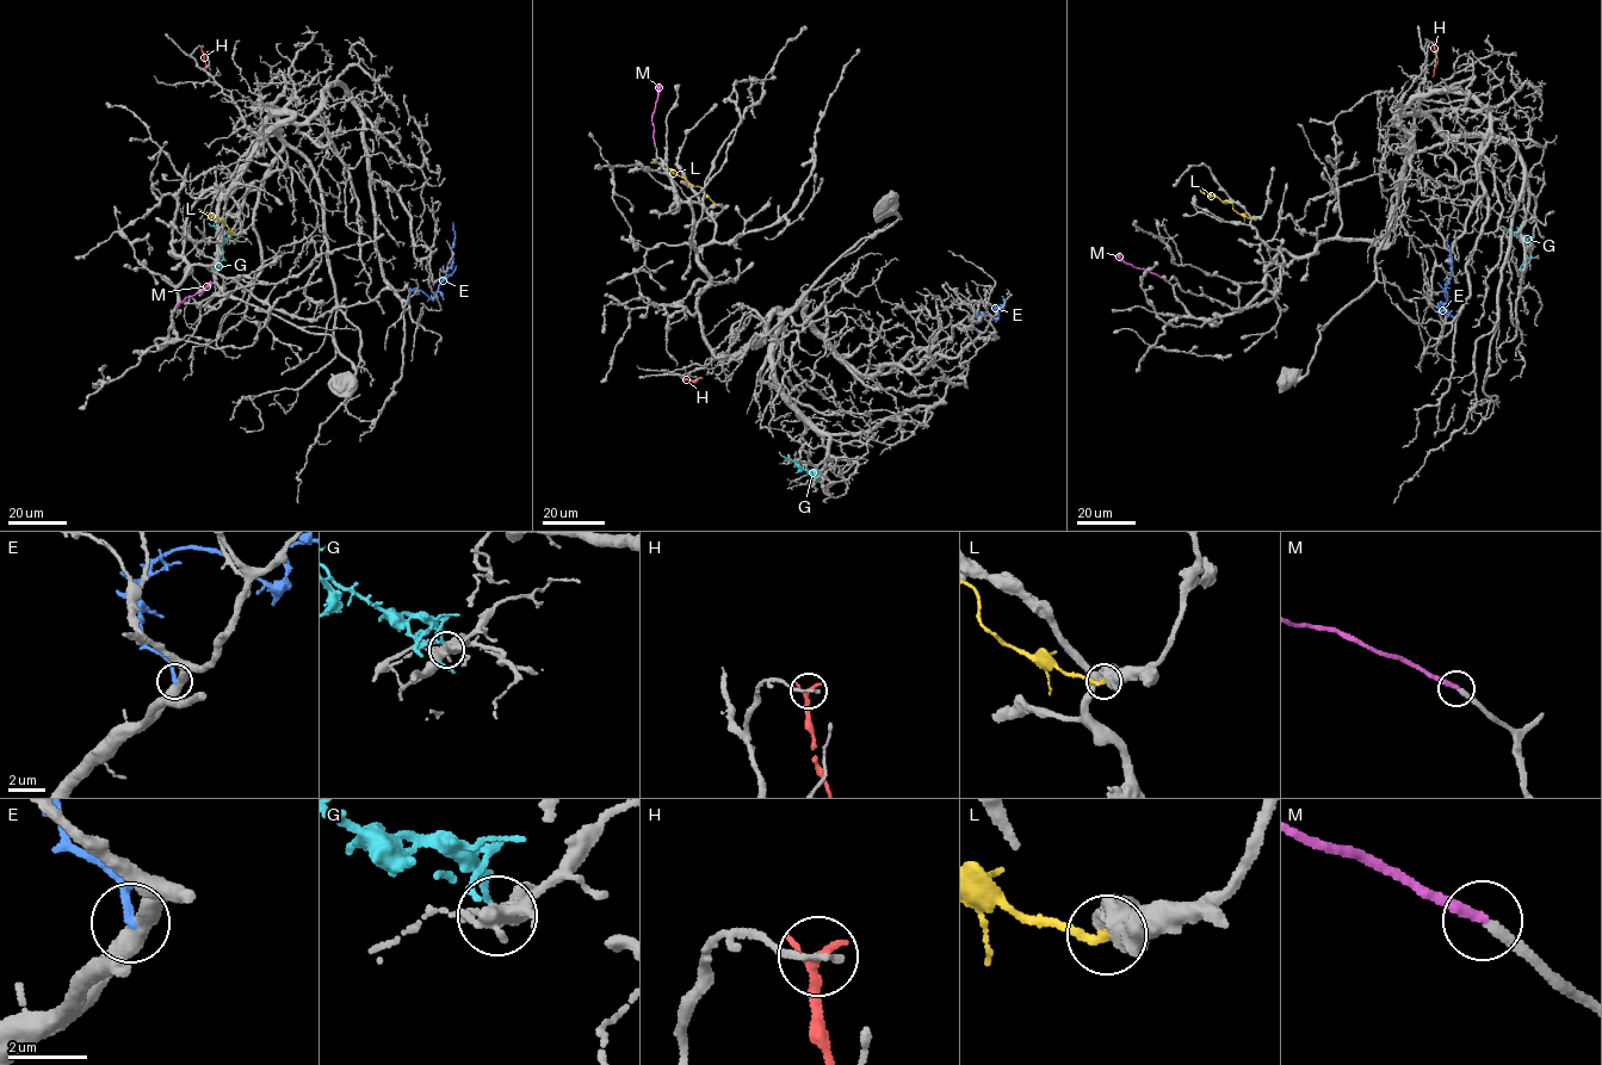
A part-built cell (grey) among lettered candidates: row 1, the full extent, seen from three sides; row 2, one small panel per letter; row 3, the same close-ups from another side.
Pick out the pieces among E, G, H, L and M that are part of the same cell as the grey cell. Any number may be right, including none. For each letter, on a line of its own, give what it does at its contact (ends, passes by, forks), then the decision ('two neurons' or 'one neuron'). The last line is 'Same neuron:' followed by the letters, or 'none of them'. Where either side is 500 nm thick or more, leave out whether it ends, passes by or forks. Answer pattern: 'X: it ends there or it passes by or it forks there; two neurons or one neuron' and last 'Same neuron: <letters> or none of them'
E: it ends there; two neurons
G: it ends there; two neurons
H: it passes by; two neurons
L: two neurons
M: it ends there; one neuron
Same neuron: M

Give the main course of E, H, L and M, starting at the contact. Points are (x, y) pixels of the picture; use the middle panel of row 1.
E: (978, 335), (973, 328), (973, 317), (985, 313), (997, 317), (997, 308), (1001, 309), (996, 311), (985, 302)
H: (684, 378), (696, 383), (701, 377)
L: (715, 204), (699, 186), (674, 174), (663, 162), (650, 162)
M: (654, 144), (653, 113), (660, 86)

